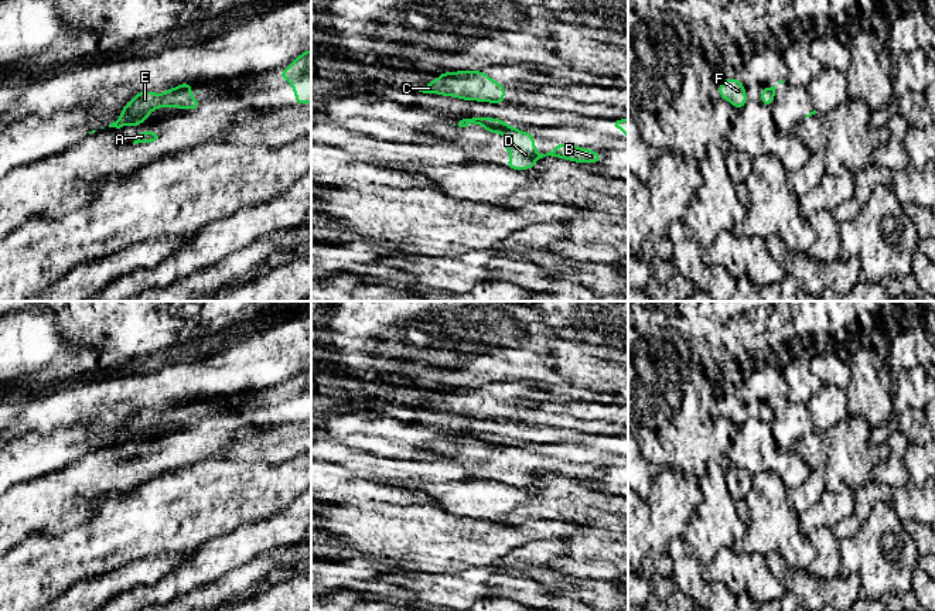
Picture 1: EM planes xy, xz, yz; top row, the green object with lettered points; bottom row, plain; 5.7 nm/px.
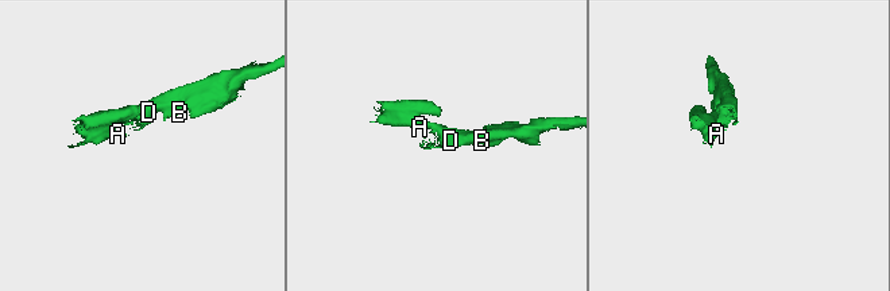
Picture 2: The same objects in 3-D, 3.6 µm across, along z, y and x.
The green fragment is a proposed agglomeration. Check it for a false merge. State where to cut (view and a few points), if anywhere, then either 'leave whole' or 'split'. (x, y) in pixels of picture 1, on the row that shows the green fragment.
xz (484, 126), (508, 127) | split

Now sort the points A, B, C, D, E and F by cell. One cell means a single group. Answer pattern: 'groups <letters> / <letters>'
groups A C E F / B D

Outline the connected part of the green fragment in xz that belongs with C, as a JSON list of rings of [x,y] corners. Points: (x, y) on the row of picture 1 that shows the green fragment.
[[[484,71],[439,74],[439,79],[430,81],[419,92],[498,105],[502,105],[505,100],[505,85],[495,82]]]

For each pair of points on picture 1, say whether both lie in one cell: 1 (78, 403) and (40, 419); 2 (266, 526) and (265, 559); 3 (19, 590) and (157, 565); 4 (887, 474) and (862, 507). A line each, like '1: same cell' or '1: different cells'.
1: same cell
2: different cells
3: different cells
4: different cells

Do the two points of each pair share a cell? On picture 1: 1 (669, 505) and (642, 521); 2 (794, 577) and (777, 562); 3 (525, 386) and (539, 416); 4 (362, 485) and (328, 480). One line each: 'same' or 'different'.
1: same
2: same
3: different
4: same

